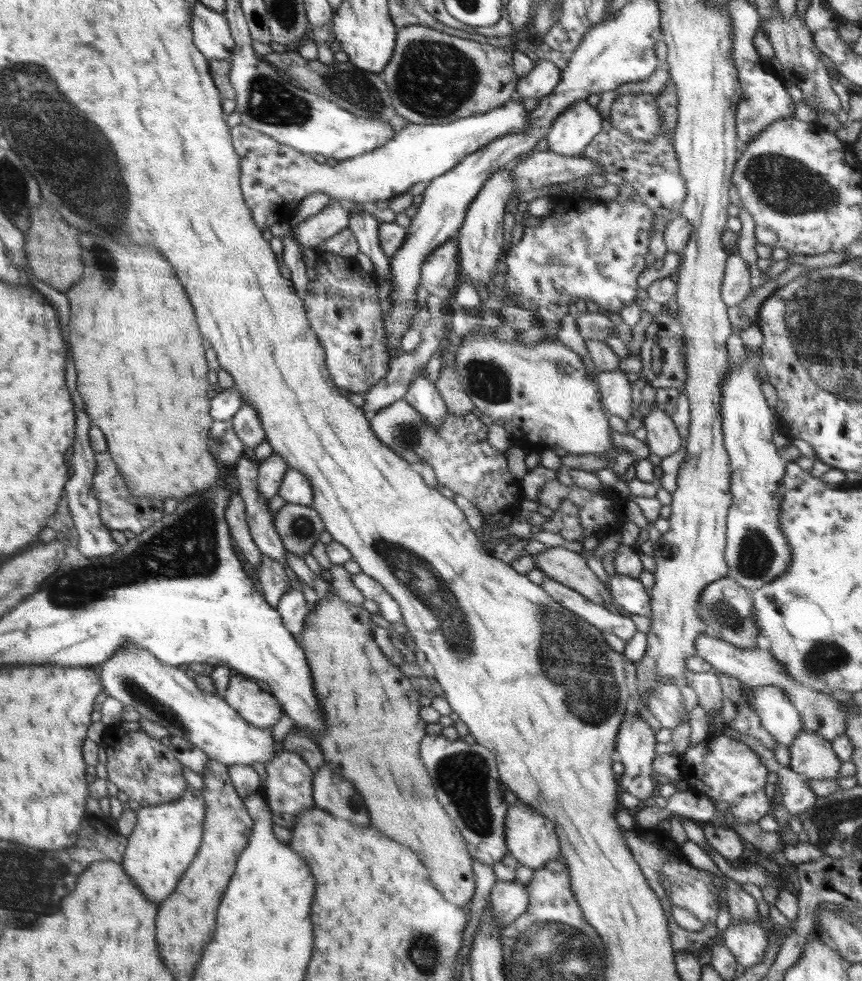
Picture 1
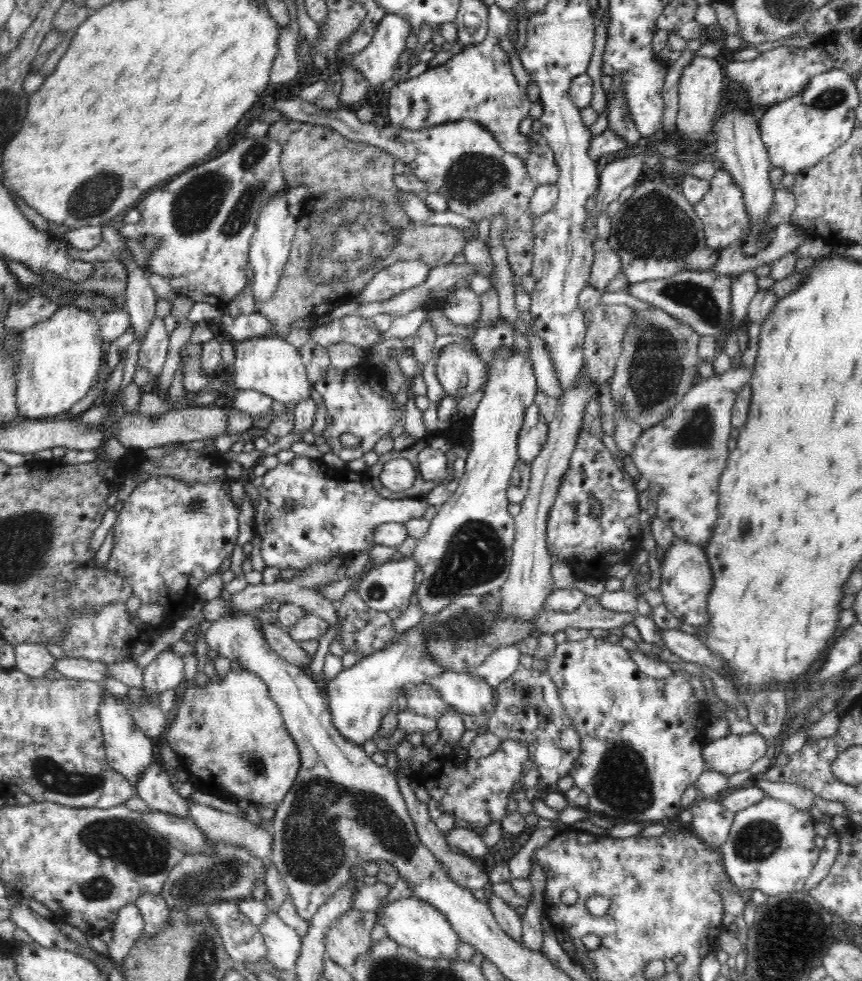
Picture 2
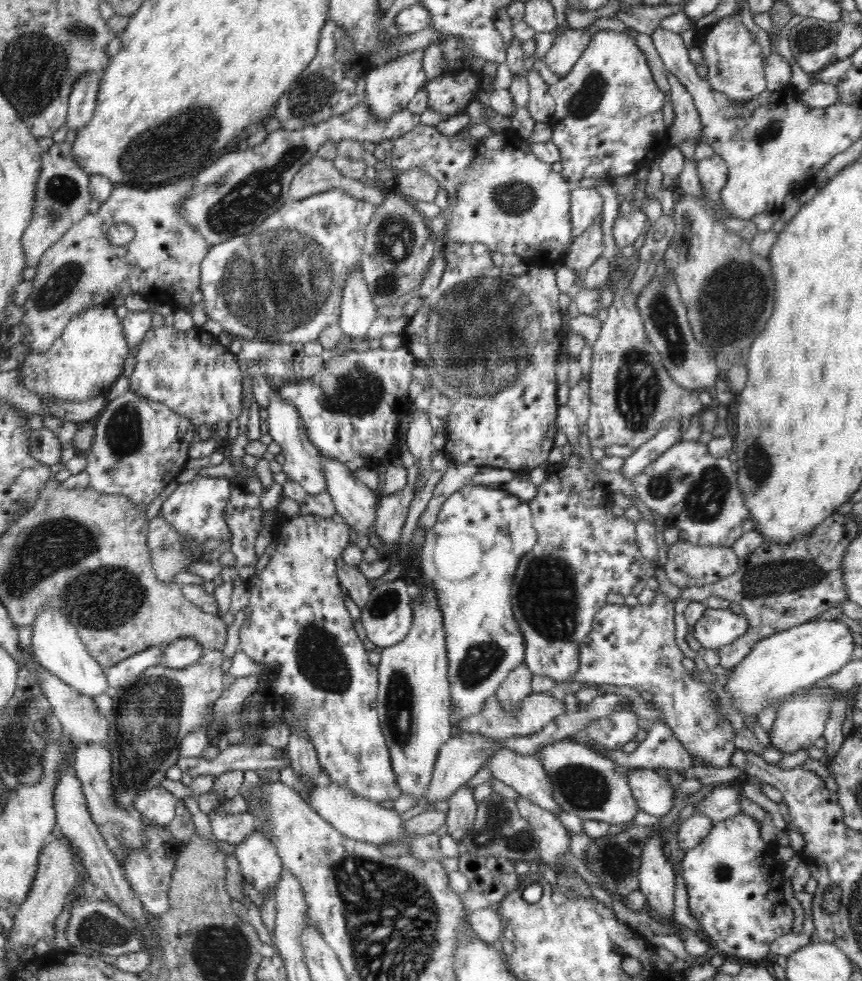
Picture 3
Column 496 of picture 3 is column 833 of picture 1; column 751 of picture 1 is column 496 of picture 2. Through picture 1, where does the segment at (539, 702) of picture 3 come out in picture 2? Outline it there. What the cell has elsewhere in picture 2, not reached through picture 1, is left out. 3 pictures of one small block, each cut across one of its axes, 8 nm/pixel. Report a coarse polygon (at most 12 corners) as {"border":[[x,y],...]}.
{"border":[[505,645],[474,673],[496,688],[521,669],[520,650]]}

